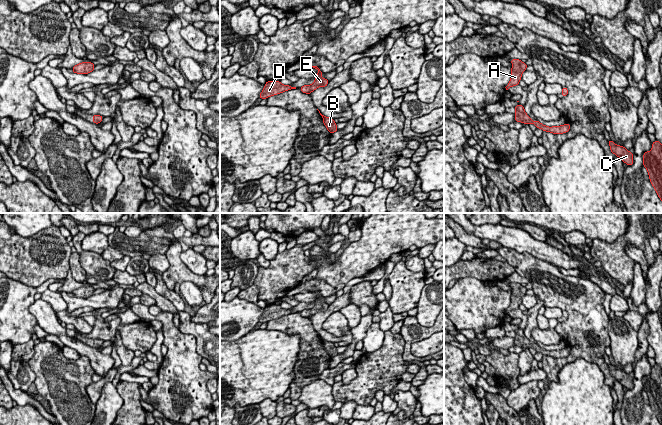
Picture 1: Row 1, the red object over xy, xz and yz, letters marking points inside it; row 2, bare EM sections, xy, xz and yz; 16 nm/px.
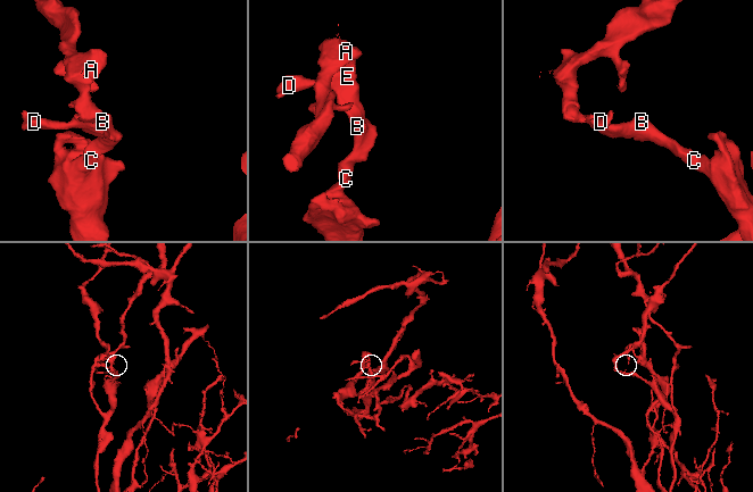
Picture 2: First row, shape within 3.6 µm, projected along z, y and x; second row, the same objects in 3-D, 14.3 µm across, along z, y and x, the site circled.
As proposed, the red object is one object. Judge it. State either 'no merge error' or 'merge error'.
no merge error

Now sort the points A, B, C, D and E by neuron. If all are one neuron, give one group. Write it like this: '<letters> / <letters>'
A B C D E

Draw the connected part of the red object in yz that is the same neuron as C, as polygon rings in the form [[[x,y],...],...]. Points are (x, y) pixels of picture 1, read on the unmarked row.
[[[608,364],[610,374],[613,378],[618,380],[628,390],[634,387],[633,377],[630,377],[624,370],[616,369],[612,364]]]

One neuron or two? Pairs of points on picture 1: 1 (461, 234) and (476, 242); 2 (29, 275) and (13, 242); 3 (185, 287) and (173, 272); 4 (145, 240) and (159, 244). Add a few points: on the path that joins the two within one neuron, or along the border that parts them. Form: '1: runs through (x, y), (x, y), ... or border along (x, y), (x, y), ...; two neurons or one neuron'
1: runs through (465, 238), (472, 240); one neuron
2: runs through (29, 267), (13, 250); one neuron
3: border along (180, 283), (184, 281), (193, 282), (202, 295); two neurons
4: runs through (148, 243), (156, 244); one neuron

